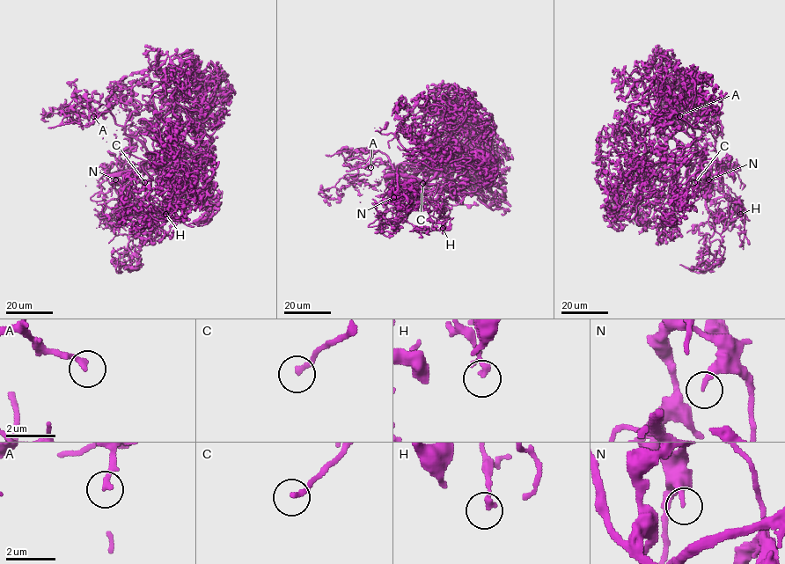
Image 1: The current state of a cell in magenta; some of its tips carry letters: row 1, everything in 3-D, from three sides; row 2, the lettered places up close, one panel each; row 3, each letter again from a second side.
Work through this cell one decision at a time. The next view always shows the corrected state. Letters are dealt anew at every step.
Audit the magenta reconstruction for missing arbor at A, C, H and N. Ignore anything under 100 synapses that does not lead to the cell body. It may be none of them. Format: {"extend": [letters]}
{"extend": ["C"]}

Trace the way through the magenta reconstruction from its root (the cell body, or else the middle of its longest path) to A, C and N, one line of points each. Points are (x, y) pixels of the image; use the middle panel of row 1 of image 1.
A: (437, 161), (394, 170), (376, 150), (351, 175), (368, 175), (374, 161), (370, 167)
C: (437, 161), (446, 181), (424, 183), (437, 170), (436, 163), (425, 163), (422, 183)
N: (437, 161), (445, 168), (446, 181), (443, 179), (447, 187), (408, 185), (400, 197), (393, 197)

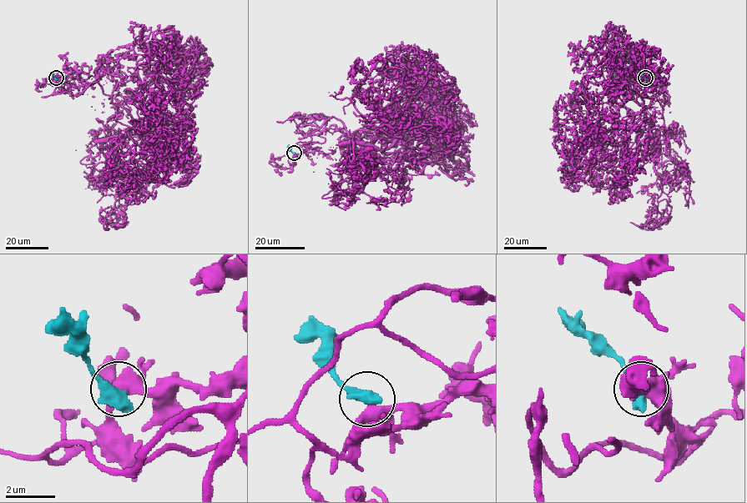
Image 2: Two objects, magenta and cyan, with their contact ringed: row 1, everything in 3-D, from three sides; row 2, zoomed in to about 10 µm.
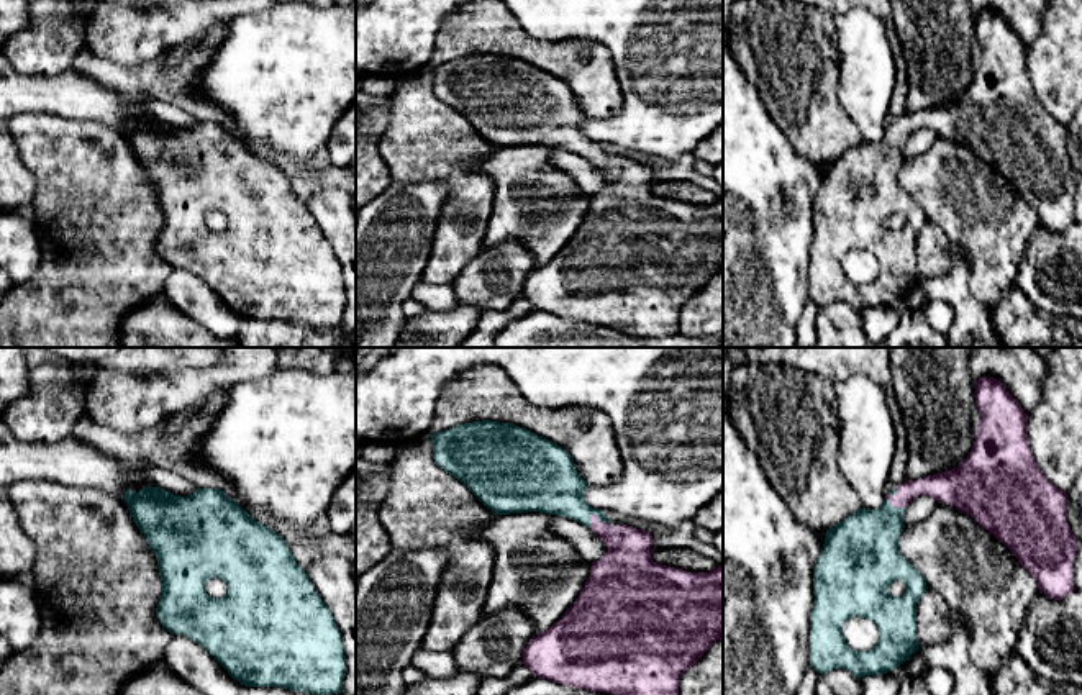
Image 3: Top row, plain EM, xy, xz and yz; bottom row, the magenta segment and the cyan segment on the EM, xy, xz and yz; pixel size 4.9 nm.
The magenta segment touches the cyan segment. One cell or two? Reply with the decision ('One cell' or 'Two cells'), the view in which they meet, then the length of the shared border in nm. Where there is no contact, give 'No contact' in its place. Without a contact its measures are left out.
One cell. Touches magenta in xz. Shared border 140 nm

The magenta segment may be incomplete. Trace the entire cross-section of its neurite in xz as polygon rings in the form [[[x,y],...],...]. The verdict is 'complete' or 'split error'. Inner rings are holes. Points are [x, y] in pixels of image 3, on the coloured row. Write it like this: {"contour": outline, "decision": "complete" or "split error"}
{"contour": [[[490,420],[431,434],[438,467],[464,482],[493,513],[539,511],[575,520],[608,547],[571,608],[551,628],[533,636],[523,664],[534,677],[611,695],[679,695],[680,677],[723,638],[723,566],[687,572],[656,564],[649,531],[613,525],[585,502],[589,484],[571,454],[556,443],[513,423]]], "decision": "split error"}

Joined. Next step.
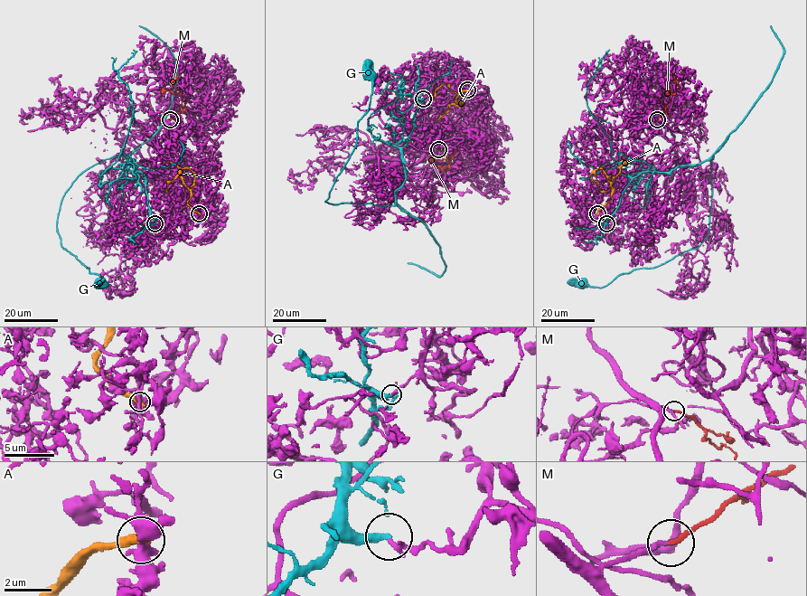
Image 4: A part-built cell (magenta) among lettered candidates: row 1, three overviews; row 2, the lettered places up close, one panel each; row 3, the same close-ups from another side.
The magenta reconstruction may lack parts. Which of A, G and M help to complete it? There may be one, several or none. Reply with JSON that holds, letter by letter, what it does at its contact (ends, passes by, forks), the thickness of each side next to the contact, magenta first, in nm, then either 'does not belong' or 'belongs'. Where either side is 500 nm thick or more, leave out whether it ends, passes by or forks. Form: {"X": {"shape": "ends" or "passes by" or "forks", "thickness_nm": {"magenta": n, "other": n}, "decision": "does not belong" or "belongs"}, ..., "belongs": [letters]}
{"A": {"thickness_nm": {"magenta": 480, "other": 550}, "decision": "does not belong"}, "G": {"shape": "ends", "thickness_nm": {"magenta": 140, "other": 320}, "decision": "does not belong"}, "M": {"shape": "ends", "thickness_nm": {"magenta": 130, "other": 190}, "decision": "belongs"}, "belongs": ["M"]}

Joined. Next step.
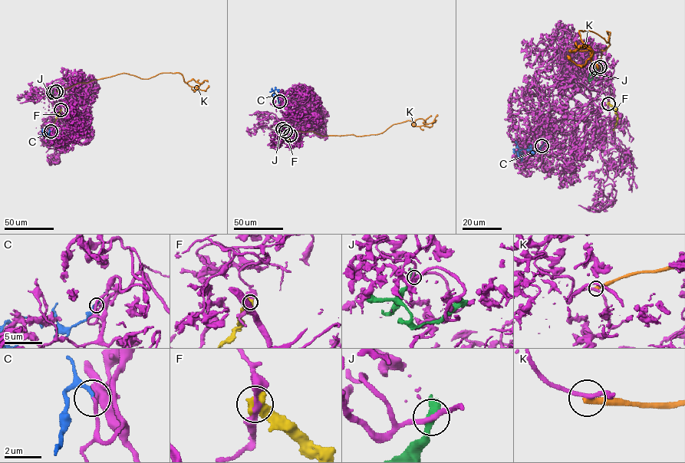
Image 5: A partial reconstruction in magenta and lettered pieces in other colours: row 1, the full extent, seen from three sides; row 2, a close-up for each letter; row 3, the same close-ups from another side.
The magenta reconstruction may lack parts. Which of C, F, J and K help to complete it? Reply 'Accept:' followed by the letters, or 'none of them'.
Accept: C

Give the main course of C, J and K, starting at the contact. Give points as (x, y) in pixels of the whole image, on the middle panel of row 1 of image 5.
C: (279, 101), (274, 92), (275, 89), (279, 90)
J: (282, 129), (280, 126), (282, 125), (290, 128)
K: (285, 131), (311, 131), (323, 136), (377, 134), (393, 125), (409, 120), (415, 126), (432, 123), (437, 114)

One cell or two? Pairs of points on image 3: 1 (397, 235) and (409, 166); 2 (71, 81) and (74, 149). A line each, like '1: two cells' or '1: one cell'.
1: two cells
2: two cells

